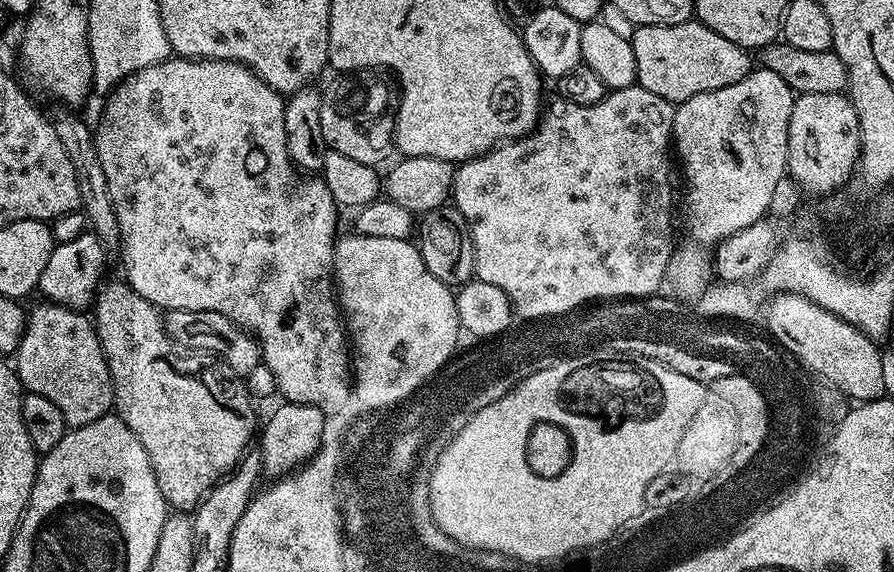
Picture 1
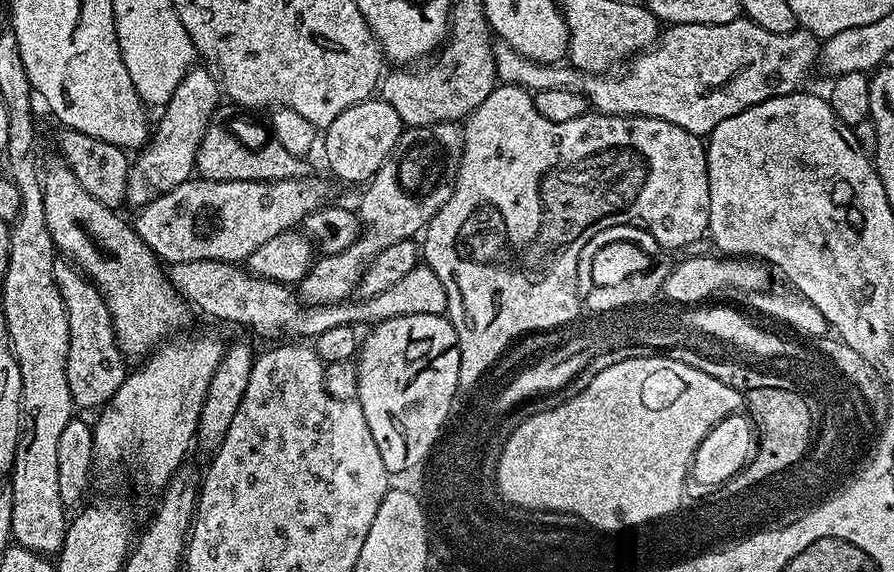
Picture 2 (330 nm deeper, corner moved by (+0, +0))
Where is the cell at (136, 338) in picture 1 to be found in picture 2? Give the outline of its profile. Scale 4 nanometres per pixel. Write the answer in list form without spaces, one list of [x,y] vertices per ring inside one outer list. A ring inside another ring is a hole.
[[[55,159],[49,162],[48,168],[46,164],[42,183],[44,205],[46,206],[46,226],[50,230],[52,241],[56,243],[56,251],[71,260],[103,294],[106,306],[112,315],[116,340],[125,357],[147,357],[161,342],[167,341],[173,334],[187,329],[184,327],[188,324],[190,305],[177,292],[176,287],[168,279],[165,265],[153,254],[150,246],[146,246],[146,242],[142,242],[135,227],[129,221],[127,224],[119,216],[121,213],[117,209],[106,207],[102,202],[98,202],[98,198],[94,198],[94,194],[86,191],[78,182],[78,178],[74,178],[74,174],[63,159]]]

